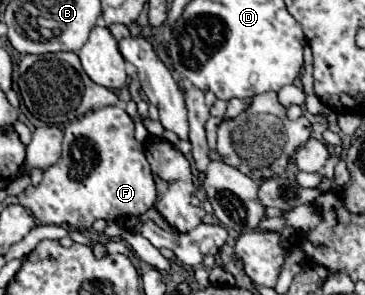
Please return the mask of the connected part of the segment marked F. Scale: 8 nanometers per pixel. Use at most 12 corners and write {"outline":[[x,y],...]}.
{"outline":[[131,116],[65,128],[59,162],[17,200],[91,230],[145,214],[157,186]]}

